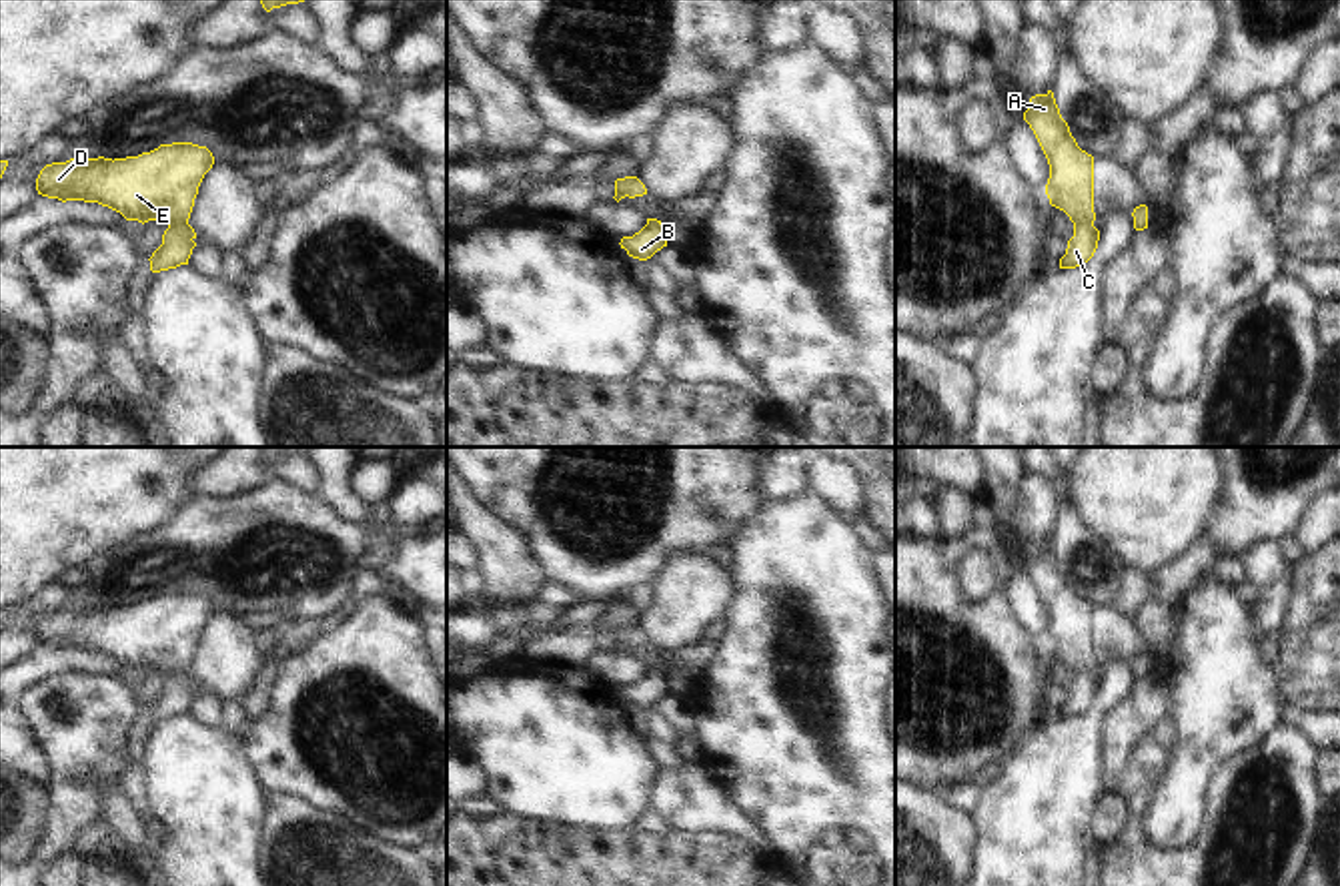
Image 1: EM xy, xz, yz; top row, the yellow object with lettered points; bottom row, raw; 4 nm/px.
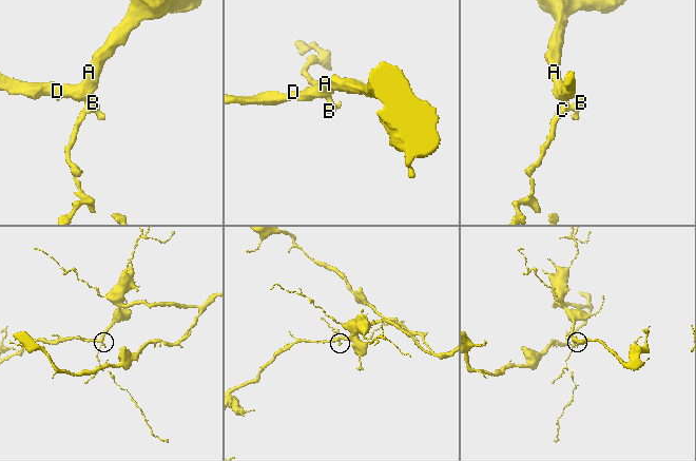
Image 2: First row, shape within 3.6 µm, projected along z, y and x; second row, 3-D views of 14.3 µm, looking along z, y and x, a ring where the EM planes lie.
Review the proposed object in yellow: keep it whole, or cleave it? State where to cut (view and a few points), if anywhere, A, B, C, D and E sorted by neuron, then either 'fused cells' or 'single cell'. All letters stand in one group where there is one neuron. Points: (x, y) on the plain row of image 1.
cut none; groups A B C D E; single cell

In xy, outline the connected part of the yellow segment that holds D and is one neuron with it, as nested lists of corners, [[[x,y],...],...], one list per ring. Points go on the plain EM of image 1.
[[[192,591],[160,593],[150,601],[126,607],[70,607],[46,613],[36,639],[42,645],[98,651],[126,670],[162,670],[168,678],[152,702],[150,720],[160,722],[188,714],[196,682],[188,674],[194,647],[214,605]]]

